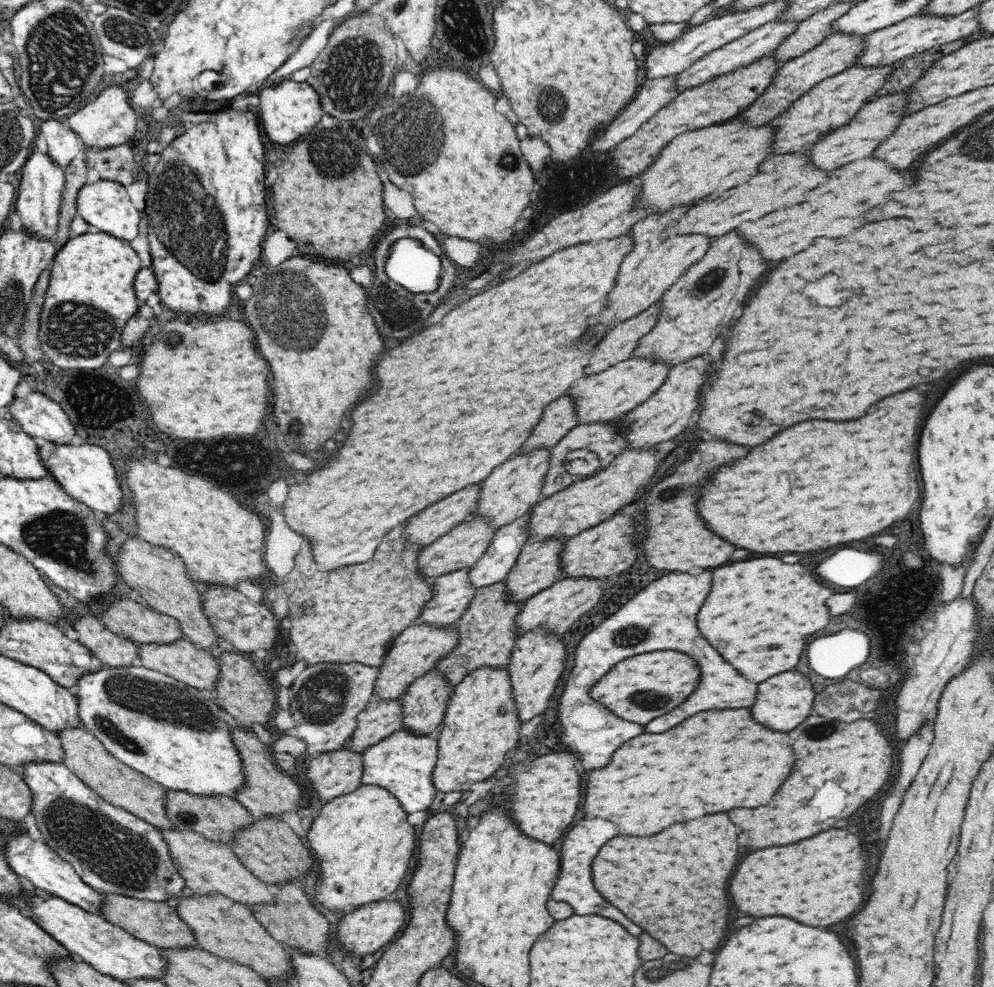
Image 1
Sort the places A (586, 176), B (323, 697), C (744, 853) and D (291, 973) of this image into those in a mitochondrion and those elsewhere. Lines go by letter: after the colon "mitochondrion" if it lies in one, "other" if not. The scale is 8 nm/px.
A: mitochondrion
B: mitochondrion
C: other
D: other

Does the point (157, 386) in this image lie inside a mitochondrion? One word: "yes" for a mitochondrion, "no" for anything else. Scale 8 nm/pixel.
no

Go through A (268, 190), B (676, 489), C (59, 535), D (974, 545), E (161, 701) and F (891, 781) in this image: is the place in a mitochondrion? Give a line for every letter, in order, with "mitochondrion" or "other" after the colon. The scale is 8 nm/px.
A: other
B: mitochondrion
C: mitochondrion
D: other
E: mitochondrion
F: other

